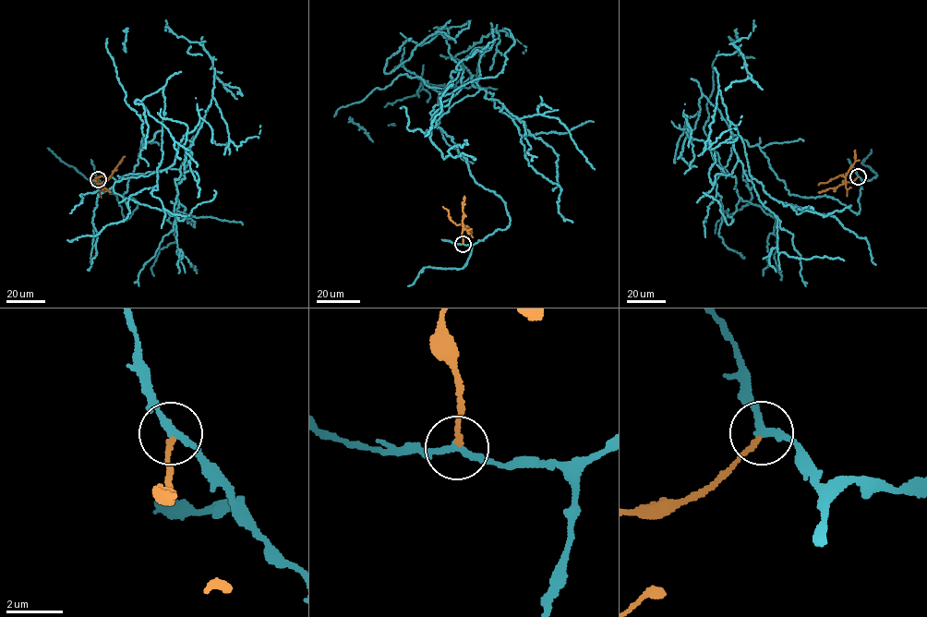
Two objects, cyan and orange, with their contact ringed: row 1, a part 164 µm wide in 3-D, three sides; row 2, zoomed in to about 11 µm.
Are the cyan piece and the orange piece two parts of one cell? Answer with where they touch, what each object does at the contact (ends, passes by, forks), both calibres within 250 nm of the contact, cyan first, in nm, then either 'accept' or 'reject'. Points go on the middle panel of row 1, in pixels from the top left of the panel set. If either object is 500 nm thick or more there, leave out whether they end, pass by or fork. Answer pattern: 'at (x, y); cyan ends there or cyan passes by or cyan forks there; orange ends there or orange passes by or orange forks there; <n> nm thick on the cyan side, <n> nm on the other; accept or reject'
at (463, 244); cyan passes by; orange ends there; 220 nm thick on the cyan side, 160 nm on the other; reject

